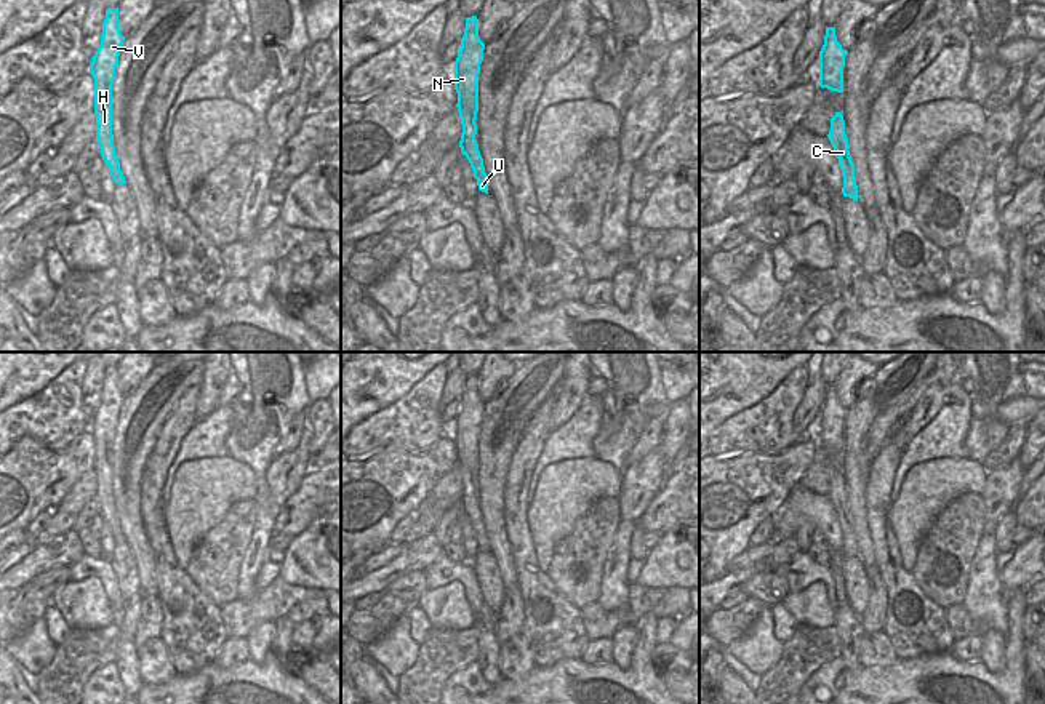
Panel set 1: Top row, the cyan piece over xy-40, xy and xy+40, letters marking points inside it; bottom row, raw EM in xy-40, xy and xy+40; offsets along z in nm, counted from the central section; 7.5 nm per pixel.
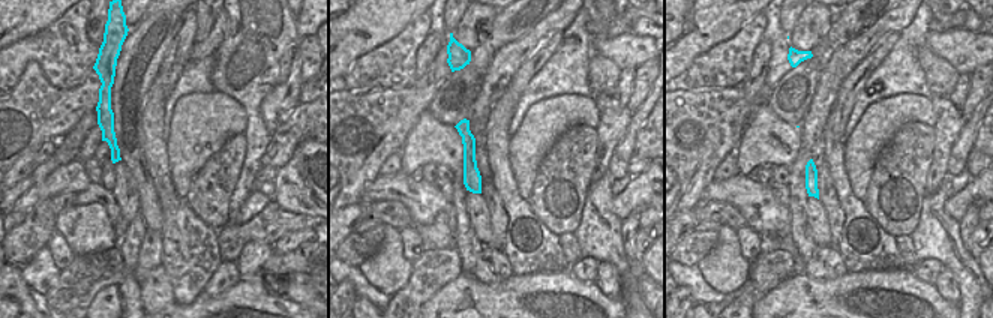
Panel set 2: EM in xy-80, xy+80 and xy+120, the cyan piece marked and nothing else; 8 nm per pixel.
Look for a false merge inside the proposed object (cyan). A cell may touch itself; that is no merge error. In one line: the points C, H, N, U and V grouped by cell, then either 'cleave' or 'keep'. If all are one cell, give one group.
C H N U V; keep

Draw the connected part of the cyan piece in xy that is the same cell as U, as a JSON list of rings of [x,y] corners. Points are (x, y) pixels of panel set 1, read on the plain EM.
[[[477,374],[466,376],[466,387],[461,397],[459,413],[454,419],[454,448],[458,451],[458,470],[462,483],[459,506],[469,518],[477,538],[478,549],[488,552],[488,539],[483,517],[475,498],[478,470],[478,432],[483,419],[485,402],[478,395]]]

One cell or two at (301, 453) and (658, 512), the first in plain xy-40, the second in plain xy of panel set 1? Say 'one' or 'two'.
two

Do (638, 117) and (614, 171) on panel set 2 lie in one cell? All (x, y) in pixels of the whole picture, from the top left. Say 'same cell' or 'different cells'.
same cell

